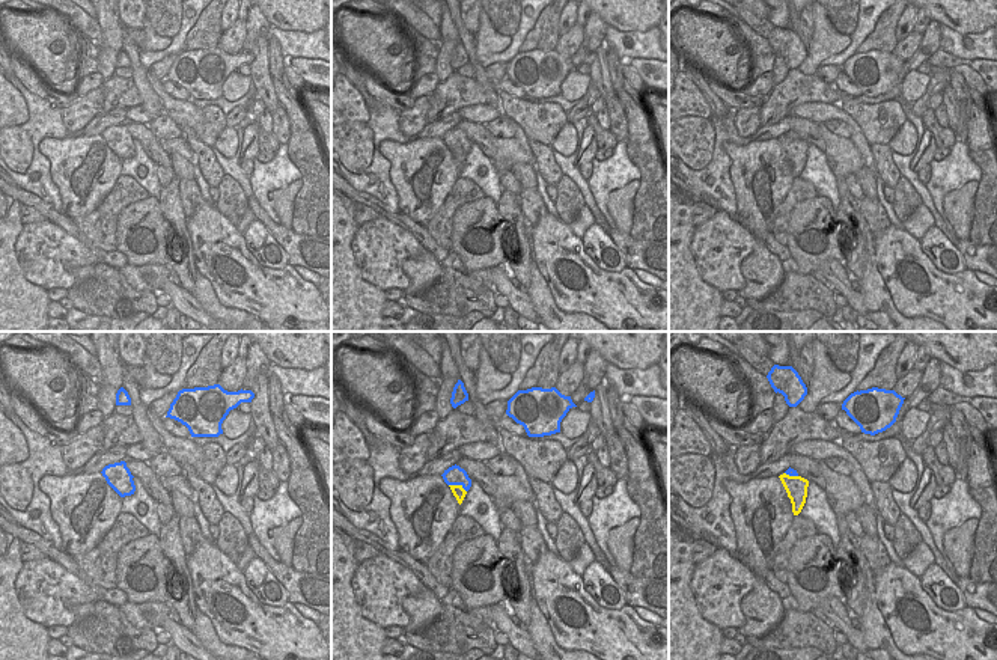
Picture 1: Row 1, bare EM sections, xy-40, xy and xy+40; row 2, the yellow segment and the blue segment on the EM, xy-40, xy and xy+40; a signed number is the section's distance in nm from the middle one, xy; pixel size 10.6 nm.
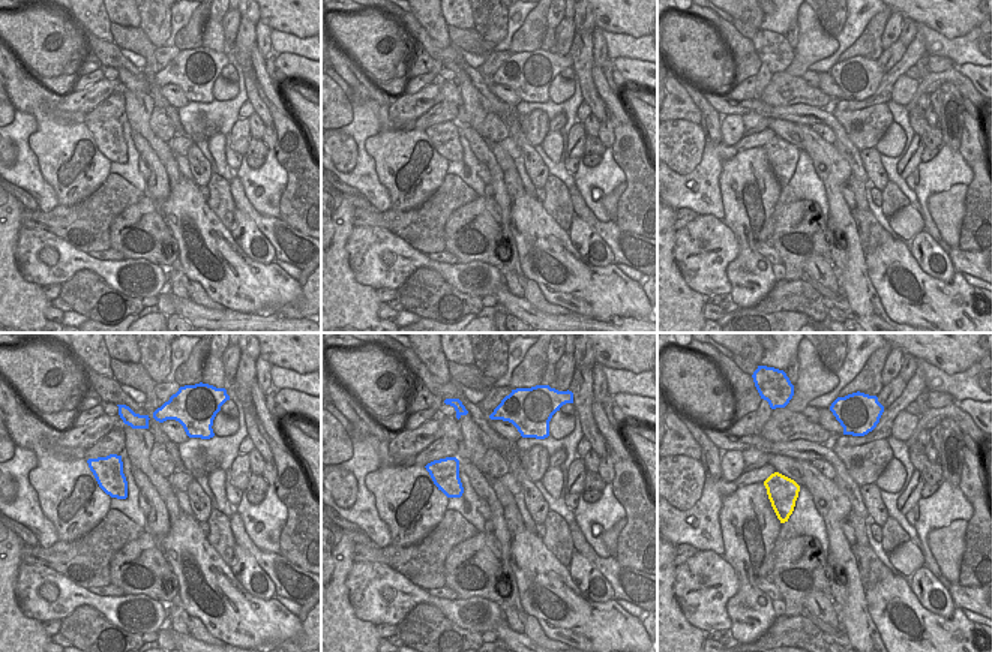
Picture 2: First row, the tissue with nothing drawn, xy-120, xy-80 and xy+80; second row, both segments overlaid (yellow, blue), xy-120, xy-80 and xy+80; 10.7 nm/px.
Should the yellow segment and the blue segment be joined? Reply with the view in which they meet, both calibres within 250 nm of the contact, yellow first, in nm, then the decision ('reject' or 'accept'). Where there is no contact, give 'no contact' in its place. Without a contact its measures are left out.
xy | 130/200 nm | accept

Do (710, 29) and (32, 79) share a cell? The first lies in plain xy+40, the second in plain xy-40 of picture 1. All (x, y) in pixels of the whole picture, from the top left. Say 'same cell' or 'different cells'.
different cells

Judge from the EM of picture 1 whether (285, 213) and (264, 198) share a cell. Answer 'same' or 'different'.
different

